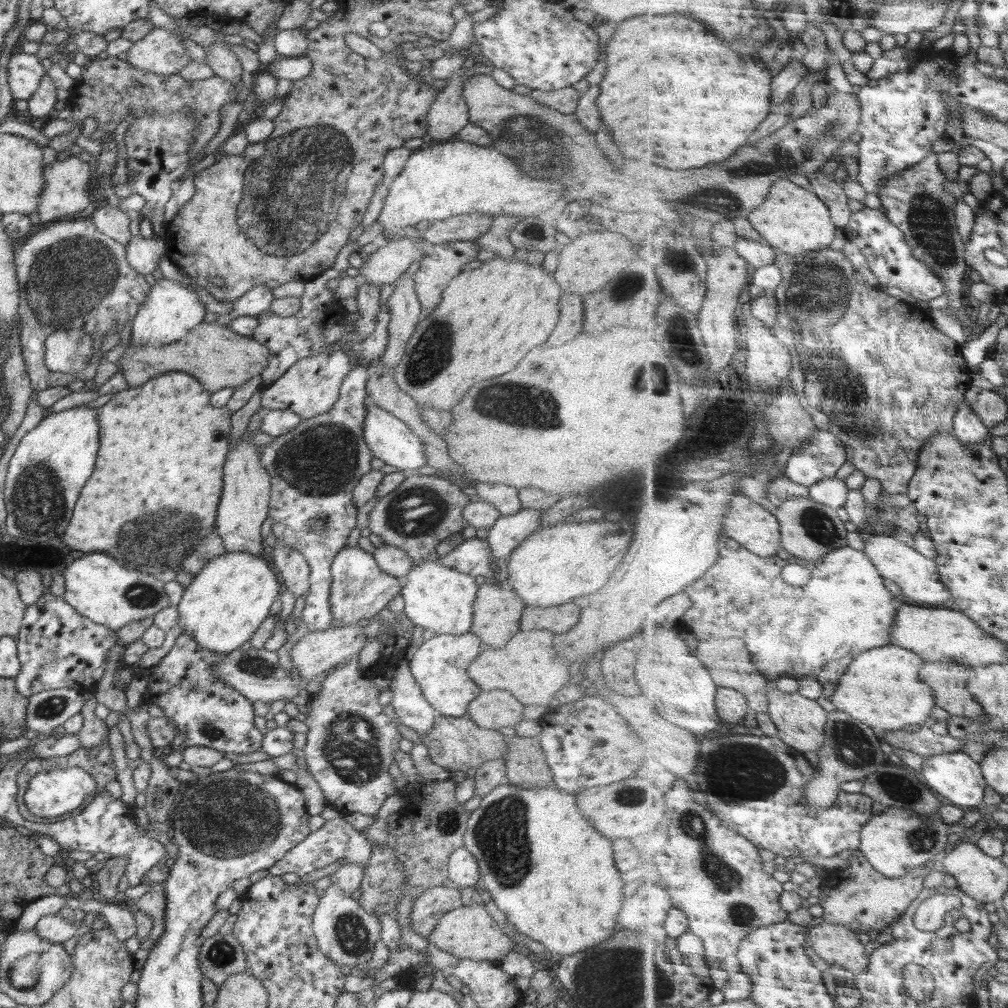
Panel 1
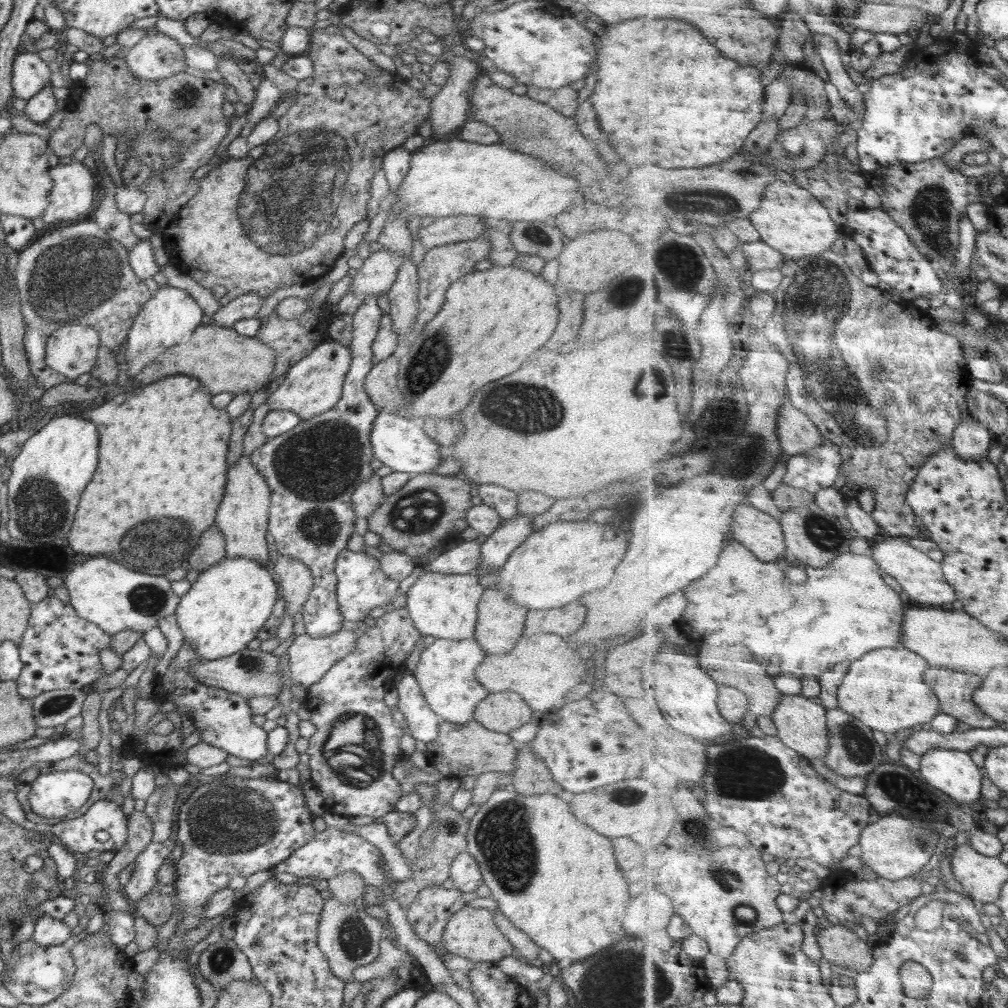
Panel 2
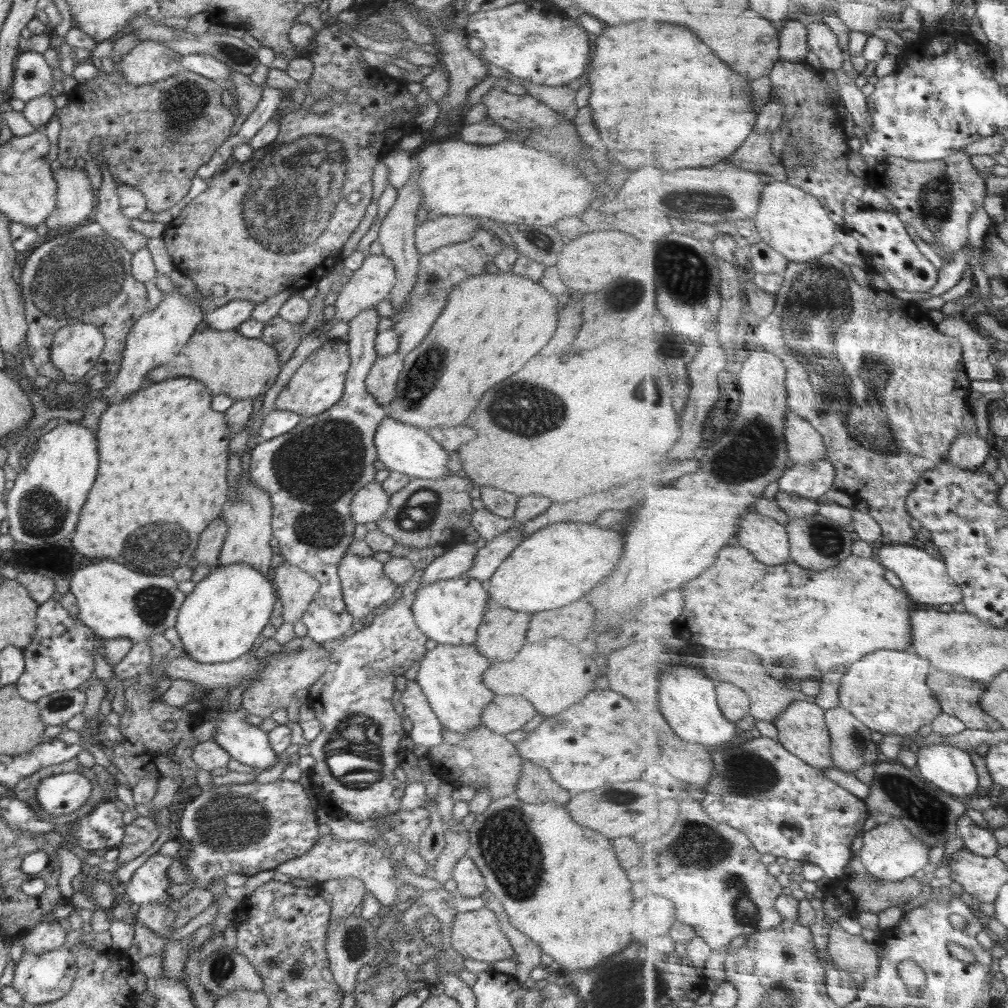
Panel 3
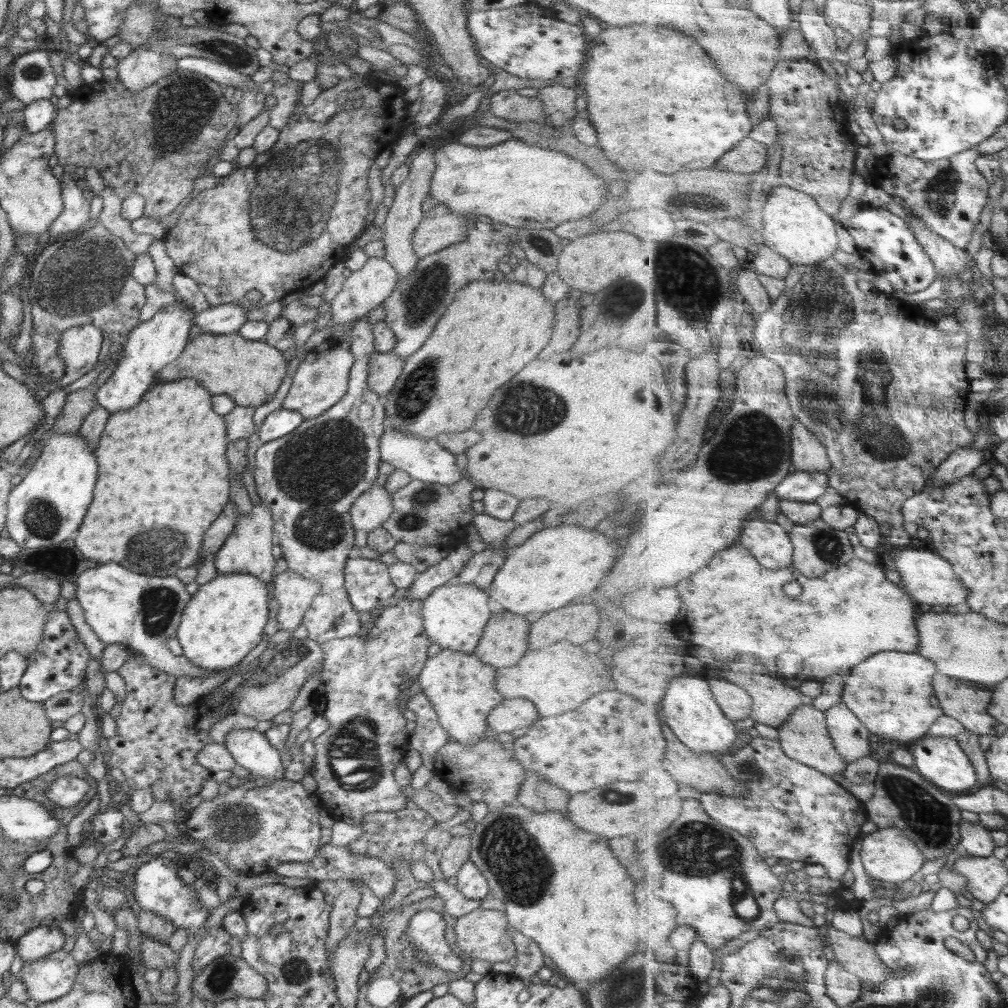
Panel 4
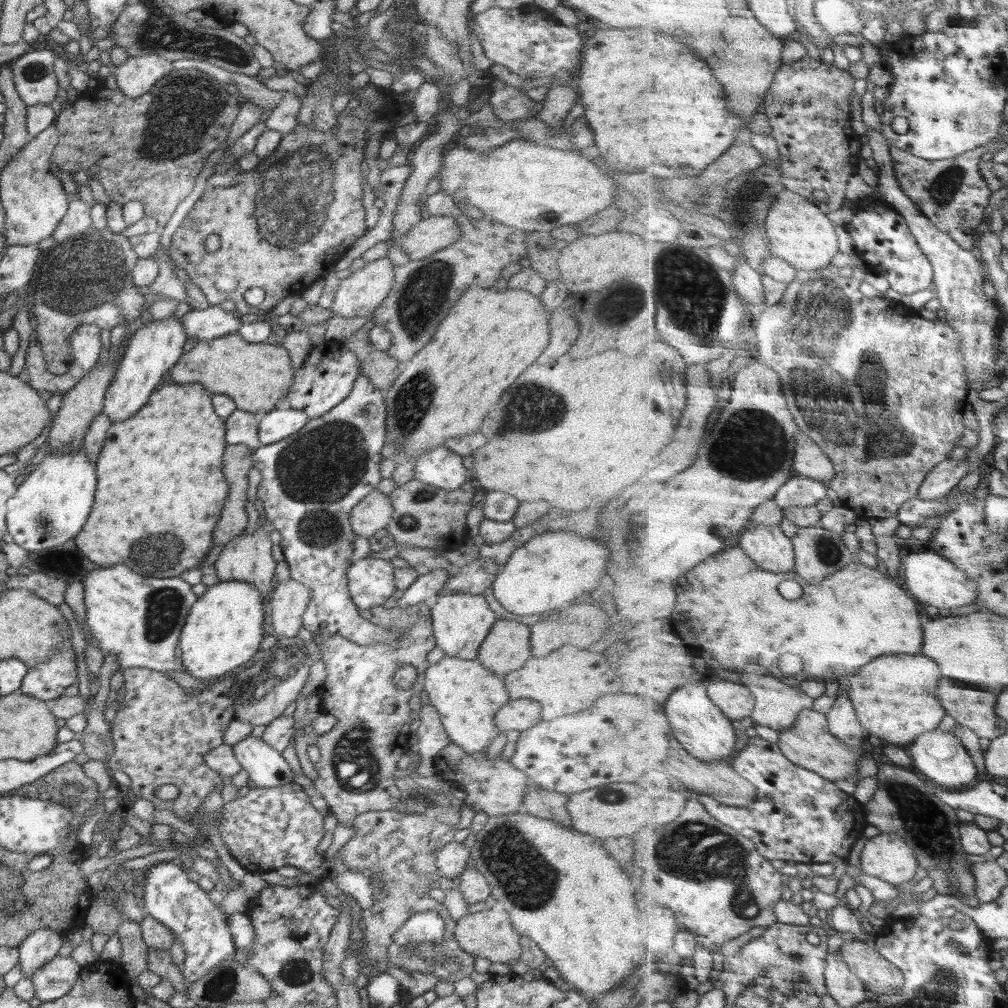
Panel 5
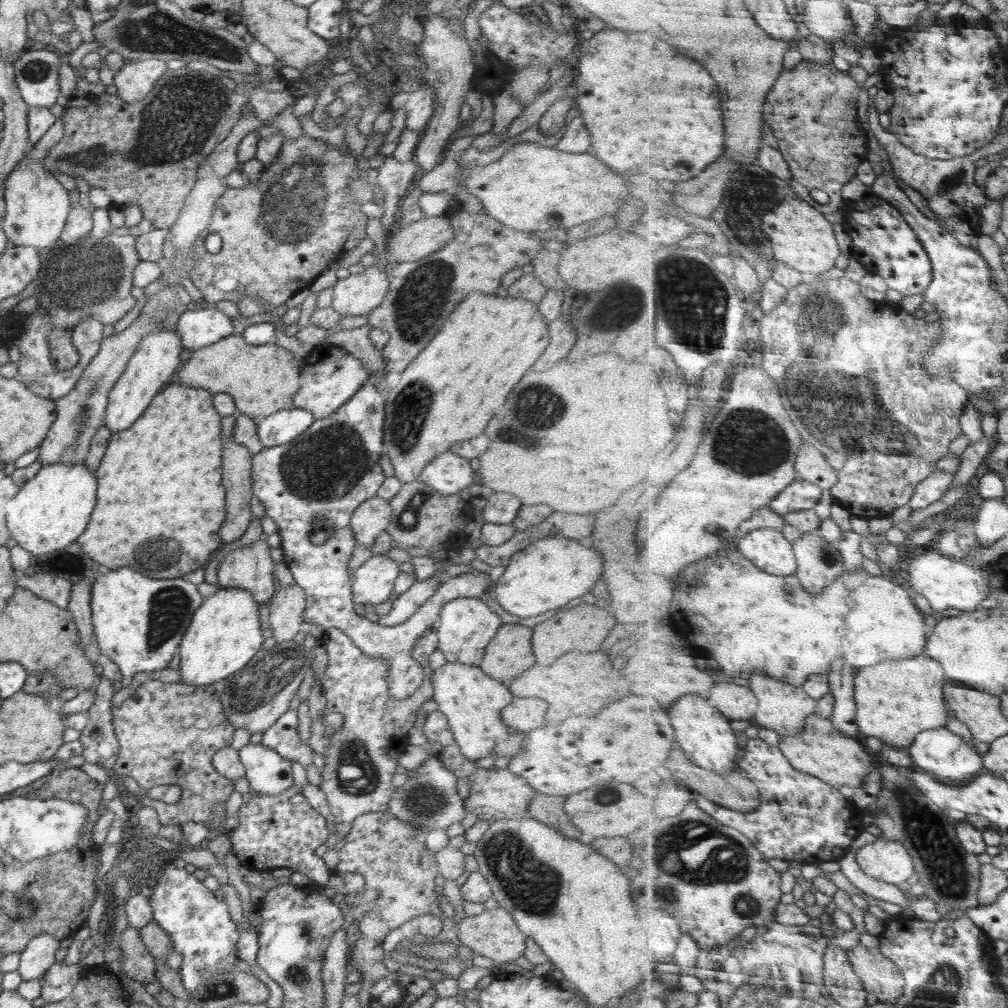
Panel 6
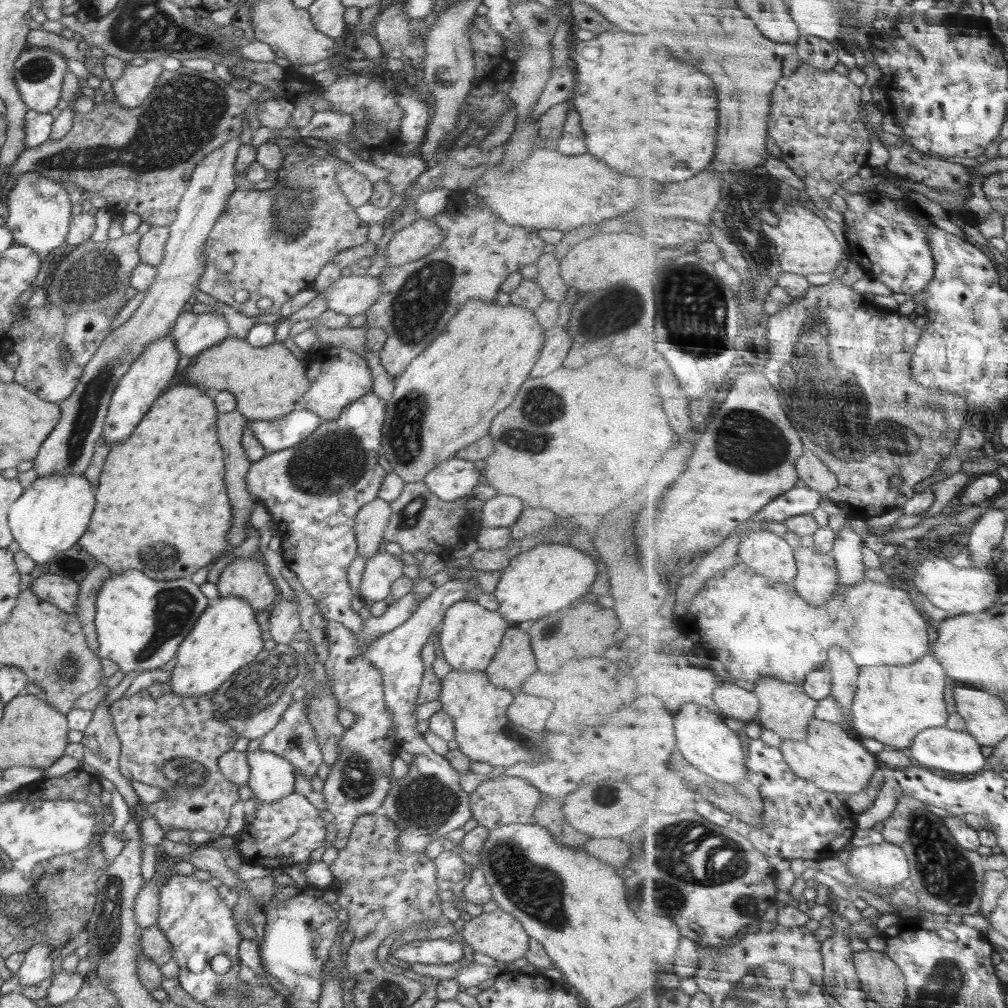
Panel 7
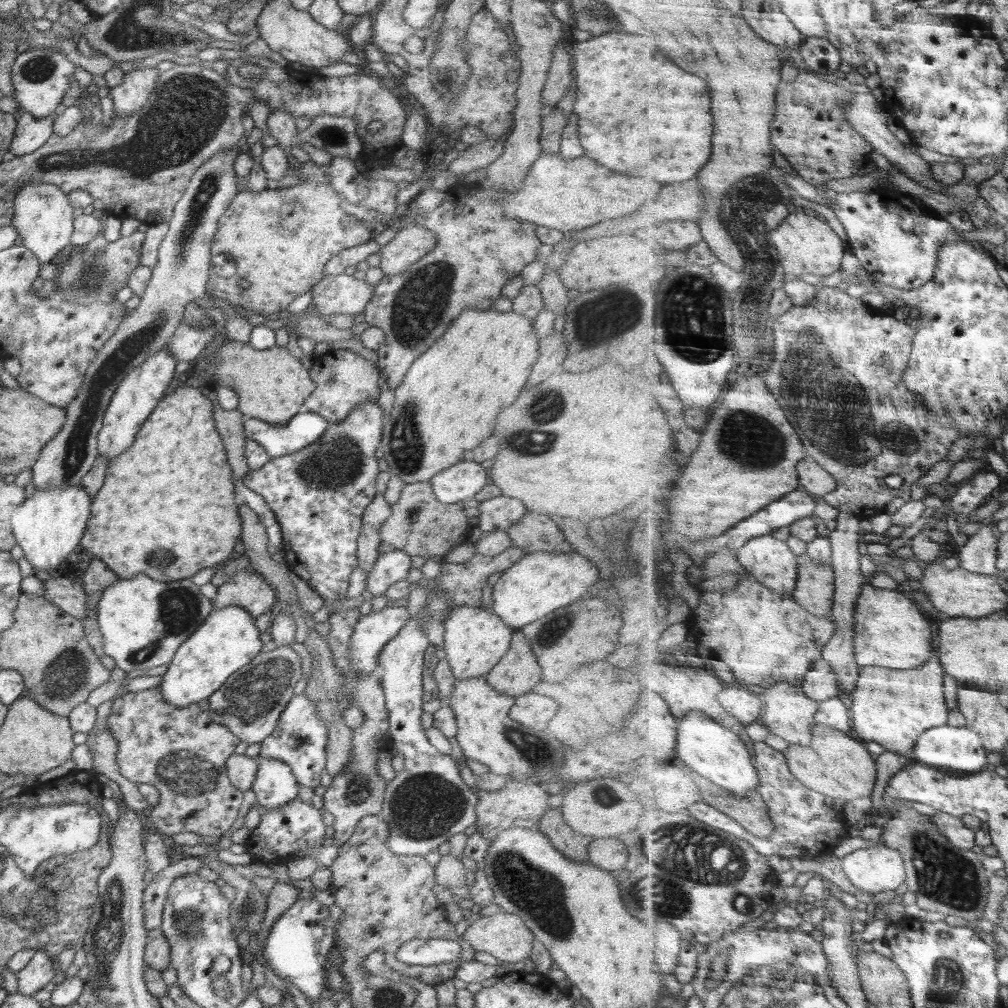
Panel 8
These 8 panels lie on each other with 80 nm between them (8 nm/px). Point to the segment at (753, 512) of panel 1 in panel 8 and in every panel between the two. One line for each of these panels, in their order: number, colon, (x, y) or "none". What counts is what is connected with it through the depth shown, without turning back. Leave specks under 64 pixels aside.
2: (762, 533)
3: (769, 540)
4: (772, 545)
5: (768, 545)
6: (769, 548)
7: (767, 552)
8: (771, 560)

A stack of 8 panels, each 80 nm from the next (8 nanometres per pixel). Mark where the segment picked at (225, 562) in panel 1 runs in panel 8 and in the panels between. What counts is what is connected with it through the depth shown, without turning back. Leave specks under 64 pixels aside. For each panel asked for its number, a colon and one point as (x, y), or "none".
2: (221, 613)
3: (219, 620)
4: (222, 622)
5: (223, 630)
6: (224, 634)
7: (226, 636)
8: (227, 640)

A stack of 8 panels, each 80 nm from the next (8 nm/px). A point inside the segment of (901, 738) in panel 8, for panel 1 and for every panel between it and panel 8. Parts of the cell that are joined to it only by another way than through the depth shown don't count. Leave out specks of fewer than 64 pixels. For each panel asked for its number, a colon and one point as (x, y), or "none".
1: (883, 688)
2: (887, 689)
3: (889, 691)
4: (893, 694)
5: (897, 697)
6: (898, 699)
7: (894, 704)

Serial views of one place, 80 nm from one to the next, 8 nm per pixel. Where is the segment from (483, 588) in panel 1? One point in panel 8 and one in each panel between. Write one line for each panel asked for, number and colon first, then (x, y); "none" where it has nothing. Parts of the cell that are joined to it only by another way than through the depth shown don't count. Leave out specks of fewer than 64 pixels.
2: (500, 624)
3: (502, 631)
4: (504, 640)
5: (507, 645)
6: (508, 654)
7: (514, 660)
8: (517, 671)

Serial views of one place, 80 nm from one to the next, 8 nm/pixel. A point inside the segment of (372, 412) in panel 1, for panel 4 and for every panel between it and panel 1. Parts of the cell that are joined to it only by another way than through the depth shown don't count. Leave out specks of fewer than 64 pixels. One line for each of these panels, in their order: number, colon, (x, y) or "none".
2: (399, 442)
3: (407, 449)
4: (427, 460)

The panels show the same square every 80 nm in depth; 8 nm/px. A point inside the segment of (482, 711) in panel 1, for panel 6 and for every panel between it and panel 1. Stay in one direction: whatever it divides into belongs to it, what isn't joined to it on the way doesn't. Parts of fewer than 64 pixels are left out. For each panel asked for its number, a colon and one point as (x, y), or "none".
2: (503, 712)
3: (505, 713)
4: (510, 714)
5: (516, 714)
6: (523, 714)

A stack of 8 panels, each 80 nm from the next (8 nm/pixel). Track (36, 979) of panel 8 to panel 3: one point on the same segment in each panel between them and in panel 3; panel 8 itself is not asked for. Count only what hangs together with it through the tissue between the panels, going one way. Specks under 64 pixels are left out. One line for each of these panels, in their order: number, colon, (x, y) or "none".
3: (46, 936)
4: (40, 942)
5: (38, 948)
6: (38, 956)
7: (36, 966)

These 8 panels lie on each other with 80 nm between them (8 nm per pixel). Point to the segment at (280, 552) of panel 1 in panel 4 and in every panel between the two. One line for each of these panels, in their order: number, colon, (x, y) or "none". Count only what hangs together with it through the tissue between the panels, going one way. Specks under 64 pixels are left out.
2: (295, 580)
3: (295, 588)
4: (294, 594)

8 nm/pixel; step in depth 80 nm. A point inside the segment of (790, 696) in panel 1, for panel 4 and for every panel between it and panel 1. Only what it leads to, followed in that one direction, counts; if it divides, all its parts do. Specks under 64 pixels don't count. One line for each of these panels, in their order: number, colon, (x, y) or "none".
2: (804, 725)
3: (804, 729)
4: (806, 736)

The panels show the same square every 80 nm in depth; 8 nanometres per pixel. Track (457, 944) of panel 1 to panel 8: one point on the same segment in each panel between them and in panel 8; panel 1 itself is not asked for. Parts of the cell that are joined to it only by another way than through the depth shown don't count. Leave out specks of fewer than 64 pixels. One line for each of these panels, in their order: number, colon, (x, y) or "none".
2: (471, 932)
3: (476, 934)
4: (483, 933)
5: (489, 933)
6: (493, 933)
7: (498, 934)
8: (504, 935)

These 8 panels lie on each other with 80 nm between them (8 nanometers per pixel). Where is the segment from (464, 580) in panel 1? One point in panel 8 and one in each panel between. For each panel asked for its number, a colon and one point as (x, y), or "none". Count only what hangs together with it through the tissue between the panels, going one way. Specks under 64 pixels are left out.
2: (444, 606)
3: (449, 611)
4: (454, 615)
5: (460, 621)
6: (466, 625)
7: (469, 635)
8: (475, 639)

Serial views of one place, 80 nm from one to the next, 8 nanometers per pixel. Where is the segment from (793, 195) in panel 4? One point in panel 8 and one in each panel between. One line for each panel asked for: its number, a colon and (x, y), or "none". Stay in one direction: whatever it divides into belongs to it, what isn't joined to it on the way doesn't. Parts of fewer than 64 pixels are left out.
5: (800, 231)
6: (803, 238)
7: (805, 245)
8: (807, 245)

